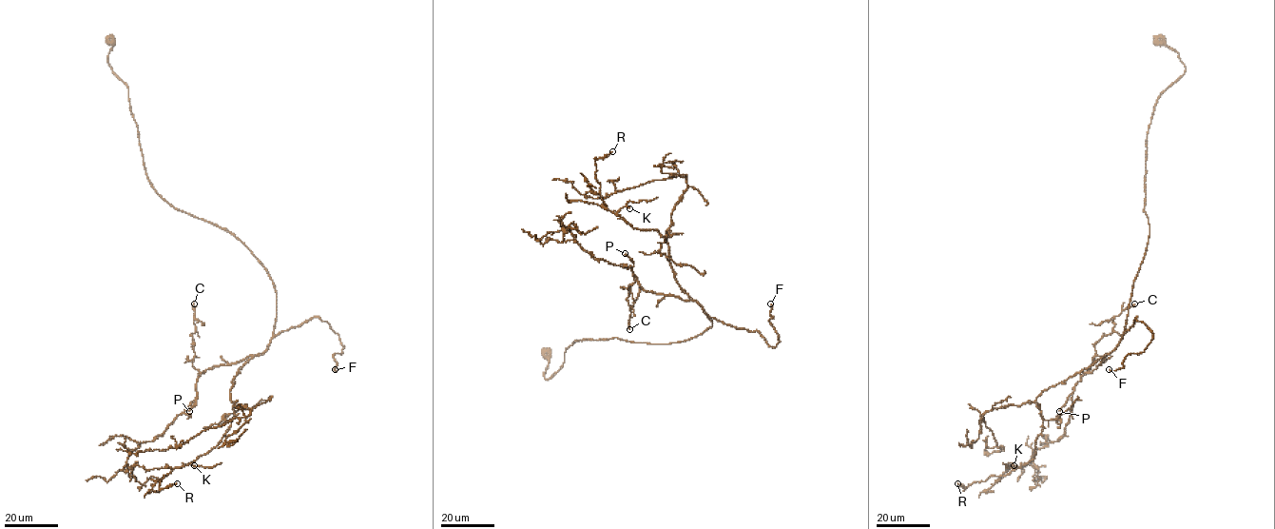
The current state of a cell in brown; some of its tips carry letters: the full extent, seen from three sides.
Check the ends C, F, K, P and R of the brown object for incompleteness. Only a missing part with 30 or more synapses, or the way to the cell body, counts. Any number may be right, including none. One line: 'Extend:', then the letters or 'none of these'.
Extend: F, P

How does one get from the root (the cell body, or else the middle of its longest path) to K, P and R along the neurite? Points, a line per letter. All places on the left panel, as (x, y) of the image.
K: (109, 41), (150, 186), (237, 237), (276, 292), (270, 344), (235, 376), (222, 440), (181, 467), (194, 465)
P: (109, 41), (150, 186), (233, 233), (275, 289), (268, 347), (202, 372), (189, 411)
R: (109, 41), (150, 186), (237, 237), (276, 292), (270, 344), (235, 376), (230, 427), (159, 488), (177, 483)

